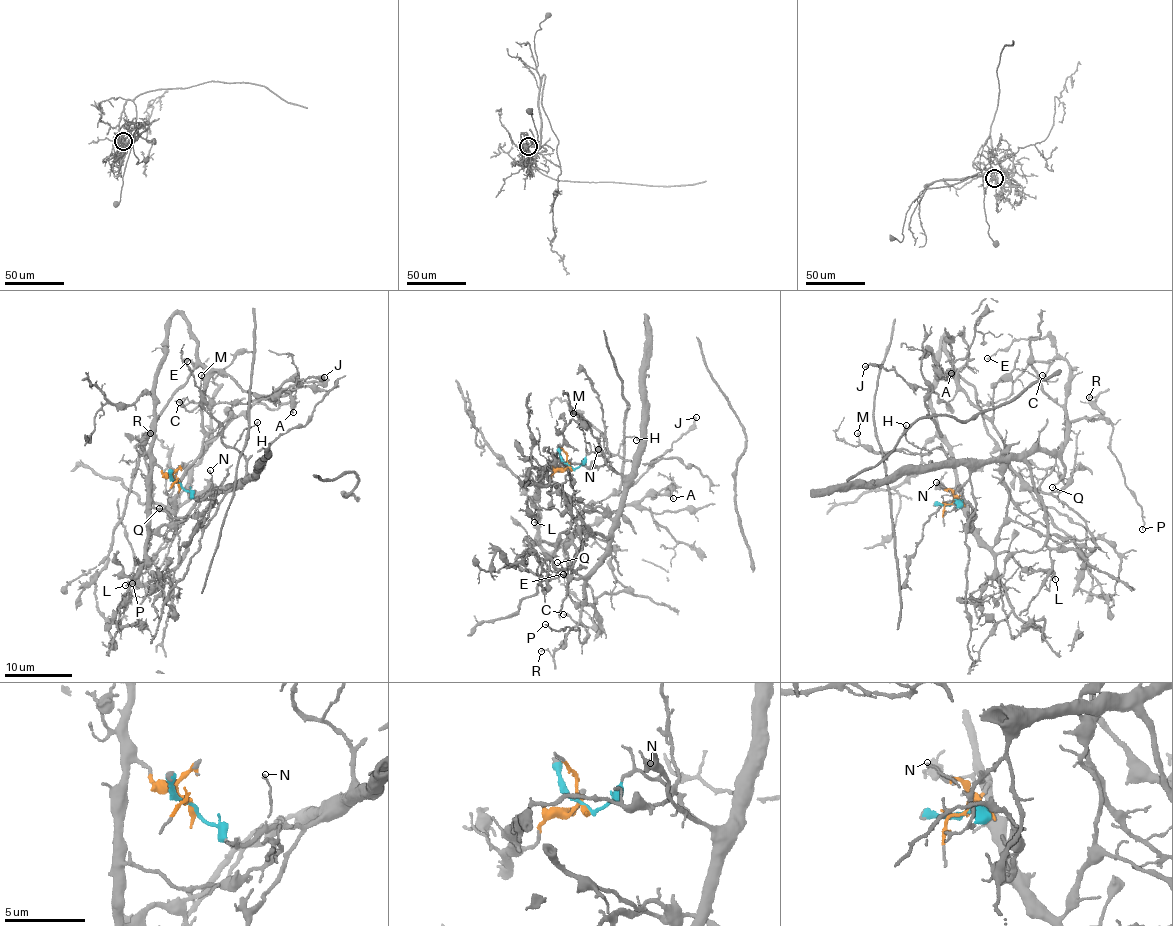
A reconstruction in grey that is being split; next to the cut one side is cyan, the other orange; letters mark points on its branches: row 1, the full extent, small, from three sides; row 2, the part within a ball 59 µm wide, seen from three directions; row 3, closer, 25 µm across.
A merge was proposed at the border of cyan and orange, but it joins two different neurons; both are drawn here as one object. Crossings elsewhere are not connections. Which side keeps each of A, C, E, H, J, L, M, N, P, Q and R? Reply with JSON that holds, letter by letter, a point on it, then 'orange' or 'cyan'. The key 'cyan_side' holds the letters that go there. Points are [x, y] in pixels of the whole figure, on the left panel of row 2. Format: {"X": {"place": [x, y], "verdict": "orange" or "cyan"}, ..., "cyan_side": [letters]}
{"A": {"place": [293, 412], "verdict": "orange"}, "C": {"place": [179, 402], "verdict": "cyan"}, "E": {"place": [187, 361], "verdict": "cyan"}, "H": {"place": [257, 422], "verdict": "cyan"}, "J": {"place": [324, 377], "verdict": "orange"}, "L": {"place": [125, 585], "verdict": "orange"}, "M": {"place": [201, 375], "verdict": "cyan"}, "N": {"place": [210, 470], "verdict": "cyan"}, "P": {"place": [132, 583], "verdict": "cyan"}, "Q": {"place": [159, 508], "verdict": "cyan"}, "R": {"place": [150, 433], "verdict": "cyan"}, "cyan_side": ["C", "E", "H", "M", "N", "P", "Q", "R"]}

